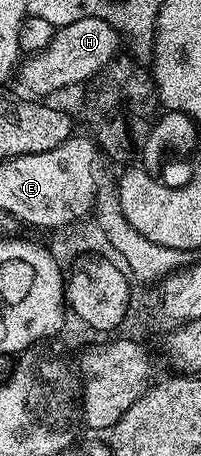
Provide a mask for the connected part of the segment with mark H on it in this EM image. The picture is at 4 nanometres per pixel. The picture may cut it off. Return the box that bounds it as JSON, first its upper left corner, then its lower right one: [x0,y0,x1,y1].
[18,16,122,96]

